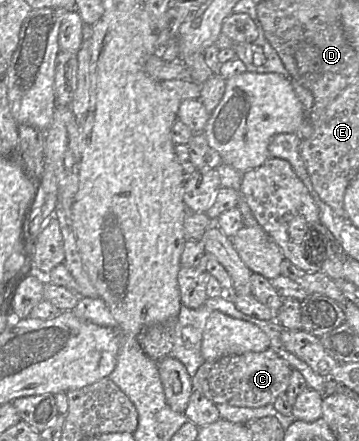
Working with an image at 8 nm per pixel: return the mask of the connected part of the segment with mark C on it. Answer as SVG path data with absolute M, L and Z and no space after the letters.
M268 348L262 352L246 352L204 362L192 383L194 390L215 404L258 408L272 404L278 395L286 392L292 370L287 361Z

